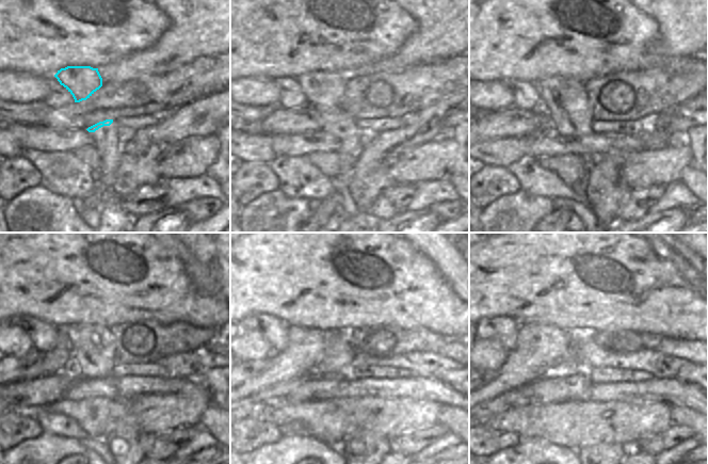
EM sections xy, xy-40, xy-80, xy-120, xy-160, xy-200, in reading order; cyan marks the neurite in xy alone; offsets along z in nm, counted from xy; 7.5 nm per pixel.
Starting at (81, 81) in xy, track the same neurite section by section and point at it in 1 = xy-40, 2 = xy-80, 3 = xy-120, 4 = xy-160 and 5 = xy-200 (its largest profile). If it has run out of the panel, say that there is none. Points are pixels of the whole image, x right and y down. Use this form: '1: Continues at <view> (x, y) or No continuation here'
1: Continues at xy-40 (324, 91)
2: Continues at xy-80 (565, 100)
3: Continues at xy-120 (93, 346)
4: Continues at xy-160 (338, 352)
5: Continues at xy-200 (574, 351).

